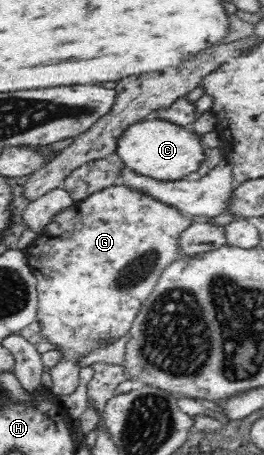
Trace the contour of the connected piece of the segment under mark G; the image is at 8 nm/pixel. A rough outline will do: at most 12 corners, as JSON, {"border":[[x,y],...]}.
{"border":[[120,184],[24,248],[56,396],[122,337],[188,215]]}

